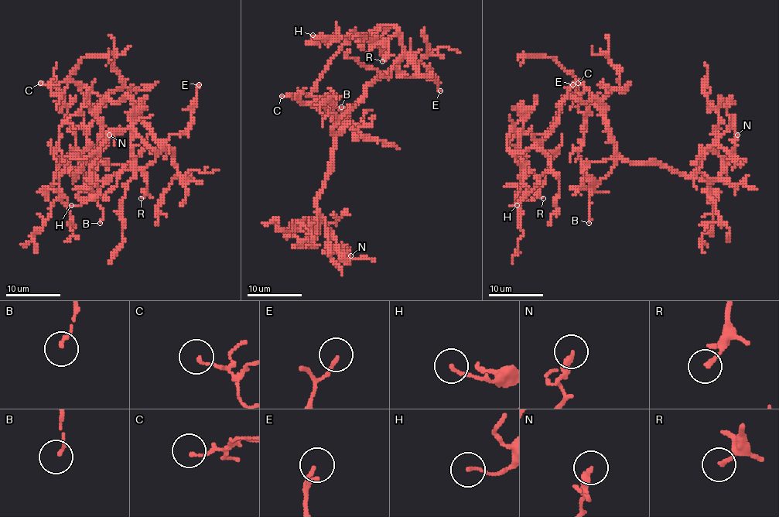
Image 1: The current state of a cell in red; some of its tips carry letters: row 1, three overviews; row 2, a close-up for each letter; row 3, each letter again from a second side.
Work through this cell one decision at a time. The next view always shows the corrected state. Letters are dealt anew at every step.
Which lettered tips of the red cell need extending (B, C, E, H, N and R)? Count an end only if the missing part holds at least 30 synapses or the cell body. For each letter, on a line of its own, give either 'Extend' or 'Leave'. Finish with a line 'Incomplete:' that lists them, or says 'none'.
B: Leave
C: Leave
E: Leave
H: Leave
N: Leave
R: Leave
Incomplete: none

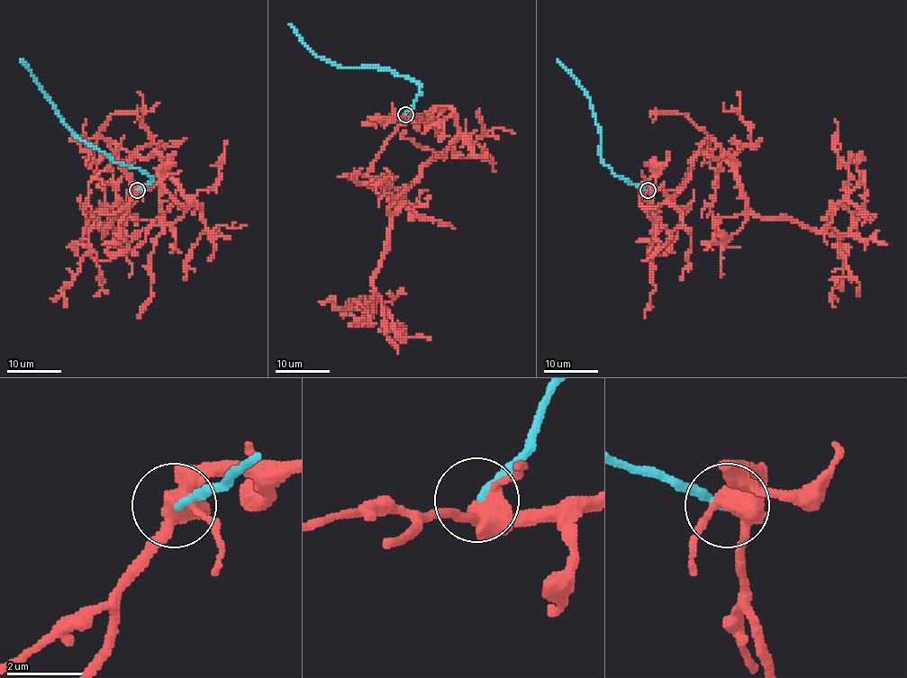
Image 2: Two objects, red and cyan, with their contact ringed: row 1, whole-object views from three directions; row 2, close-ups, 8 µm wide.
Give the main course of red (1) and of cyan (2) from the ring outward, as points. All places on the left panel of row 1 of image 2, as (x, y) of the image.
1: (137, 190), (191, 203), (164, 159), (135, 155), (127, 206), (104, 230), (104, 208), (95, 221), (66, 306)
2: (137, 190), (151, 176), (134, 167), (114, 163), (81, 140), (21, 60)

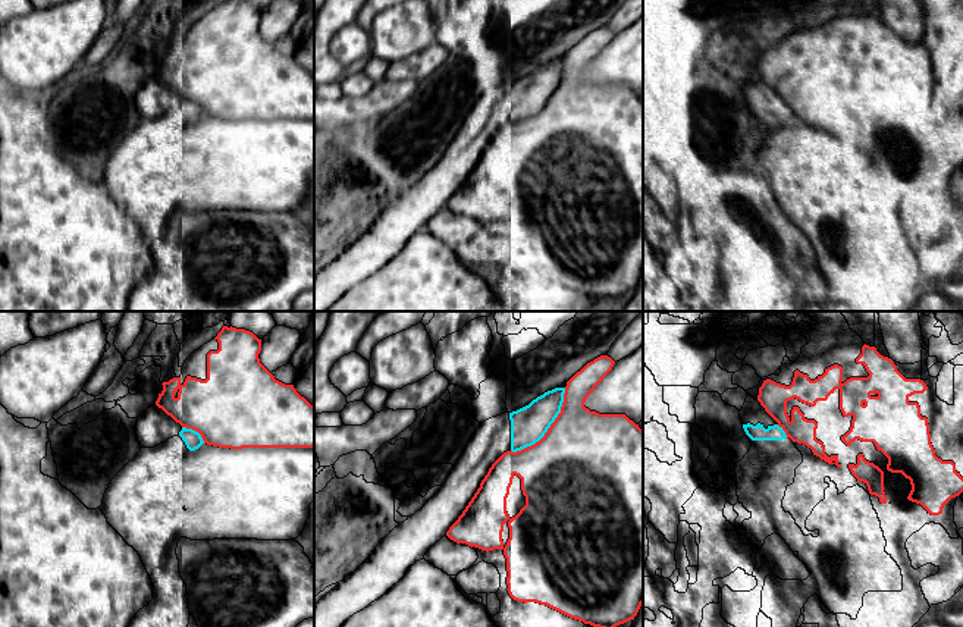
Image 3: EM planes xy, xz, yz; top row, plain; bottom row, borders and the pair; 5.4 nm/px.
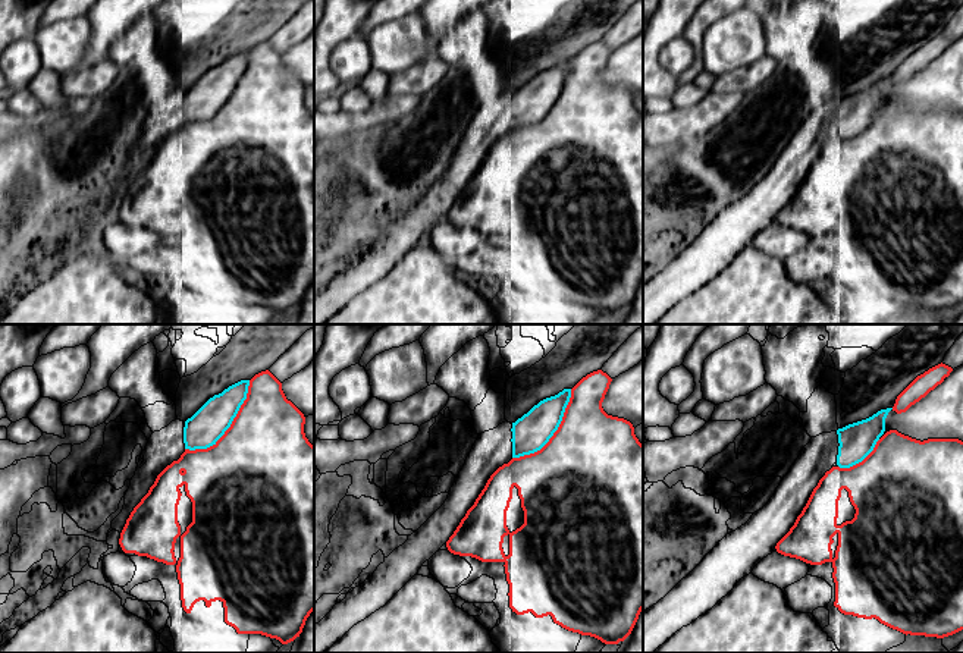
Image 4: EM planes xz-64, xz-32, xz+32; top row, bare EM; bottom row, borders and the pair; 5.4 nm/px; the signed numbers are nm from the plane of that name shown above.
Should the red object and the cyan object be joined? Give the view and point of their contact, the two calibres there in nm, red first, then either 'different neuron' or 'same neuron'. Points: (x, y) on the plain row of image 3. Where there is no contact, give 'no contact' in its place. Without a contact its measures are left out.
xz (549, 99) | 500/200 nm | different neuron

